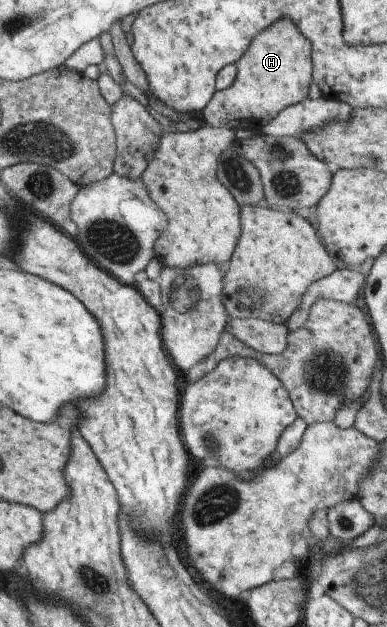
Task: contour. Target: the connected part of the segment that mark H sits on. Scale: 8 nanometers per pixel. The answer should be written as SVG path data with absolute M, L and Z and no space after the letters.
M281 19L271 24L267 30L256 36L252 46L236 62L238 75L233 86L216 91L212 102L204 108L200 116L212 127L227 127L234 130L246 128L252 129L255 134L261 132L281 109L307 99L307 88L312 82L311 54L312 44L291 19Z

